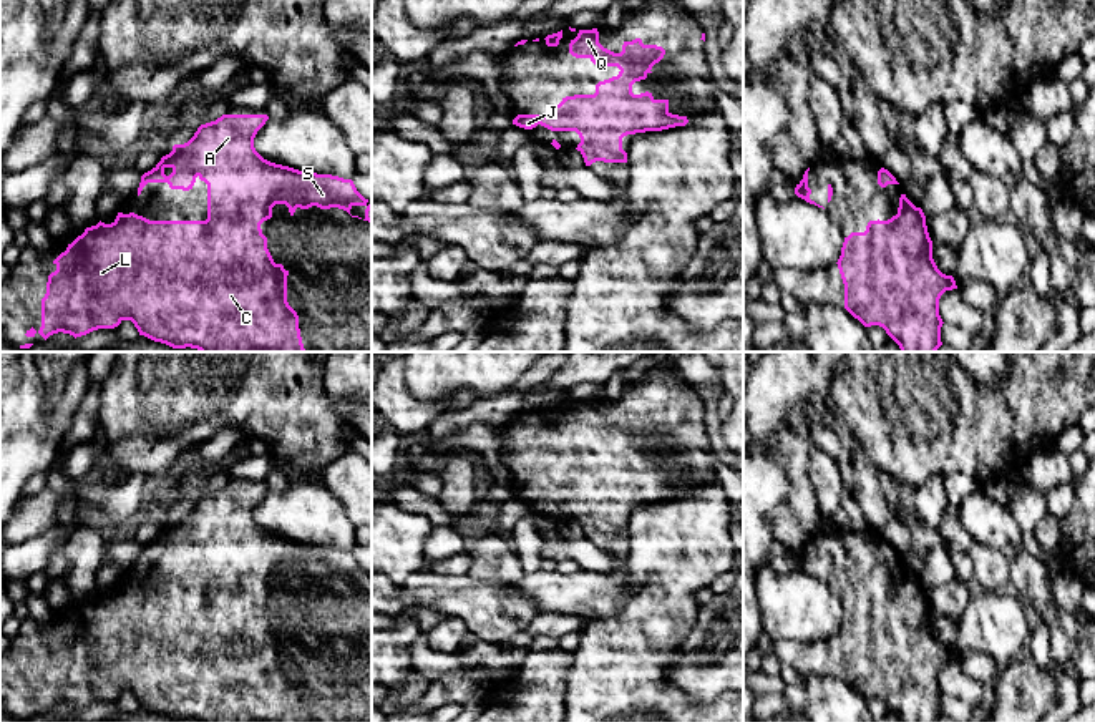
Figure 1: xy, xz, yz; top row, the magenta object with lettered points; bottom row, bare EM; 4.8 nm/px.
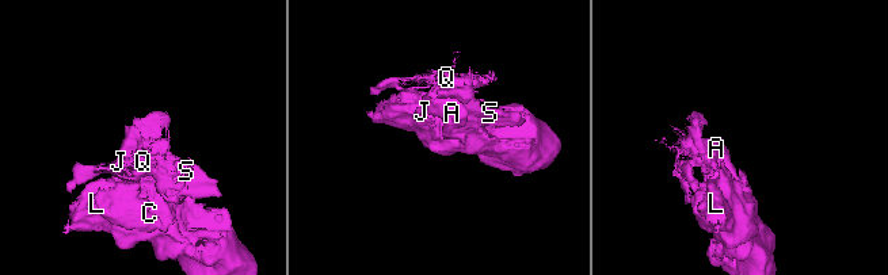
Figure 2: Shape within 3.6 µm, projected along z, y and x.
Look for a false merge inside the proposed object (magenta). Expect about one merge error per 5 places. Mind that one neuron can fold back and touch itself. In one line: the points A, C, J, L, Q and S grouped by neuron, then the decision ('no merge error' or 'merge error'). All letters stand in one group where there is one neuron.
A C J L Q S | no merge error

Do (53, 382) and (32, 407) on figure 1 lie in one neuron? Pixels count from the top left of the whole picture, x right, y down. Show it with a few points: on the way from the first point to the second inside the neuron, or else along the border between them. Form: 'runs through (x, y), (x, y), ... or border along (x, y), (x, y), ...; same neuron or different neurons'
border along (35, 369), (42, 385), (43, 405), (52, 412); different neurons

